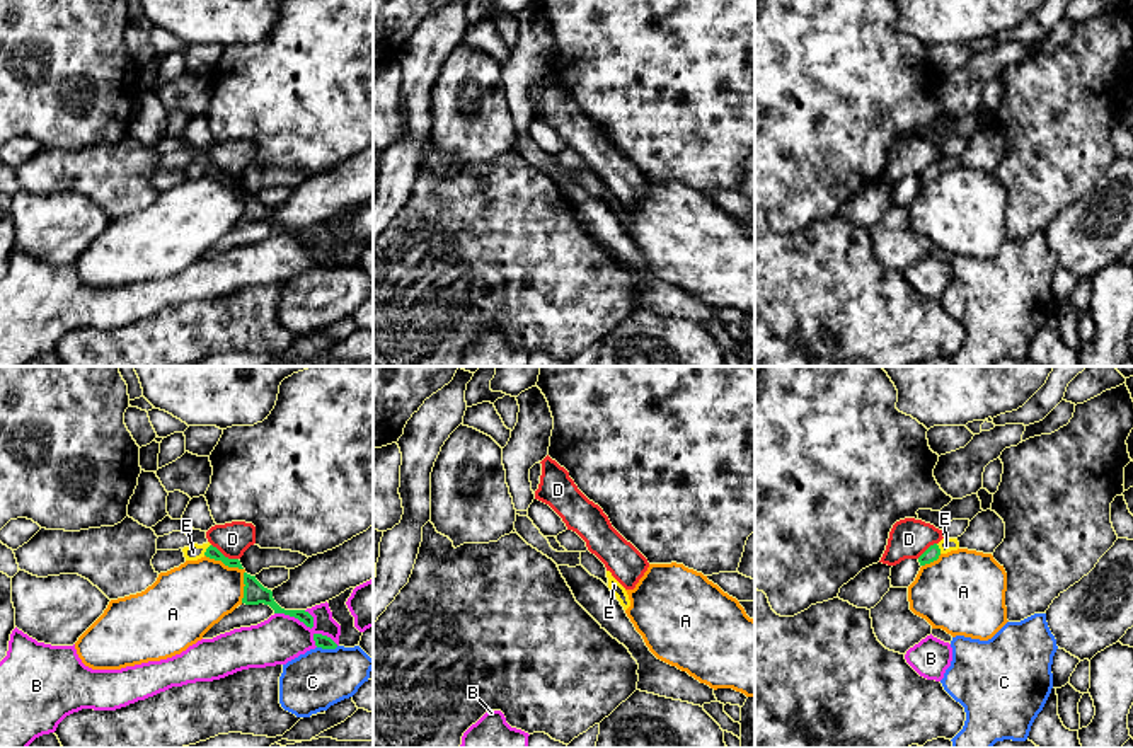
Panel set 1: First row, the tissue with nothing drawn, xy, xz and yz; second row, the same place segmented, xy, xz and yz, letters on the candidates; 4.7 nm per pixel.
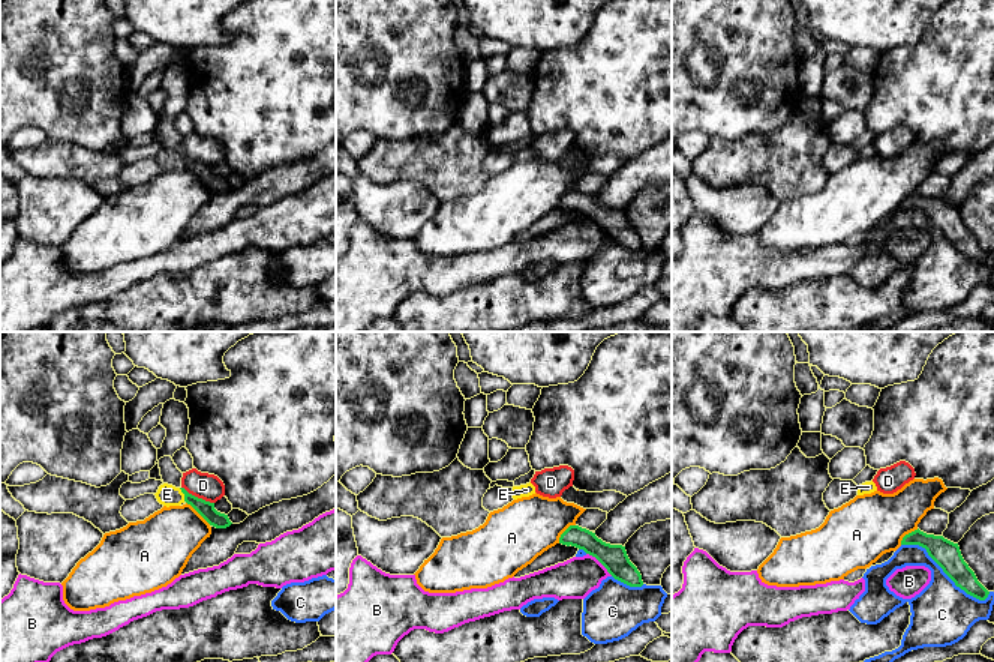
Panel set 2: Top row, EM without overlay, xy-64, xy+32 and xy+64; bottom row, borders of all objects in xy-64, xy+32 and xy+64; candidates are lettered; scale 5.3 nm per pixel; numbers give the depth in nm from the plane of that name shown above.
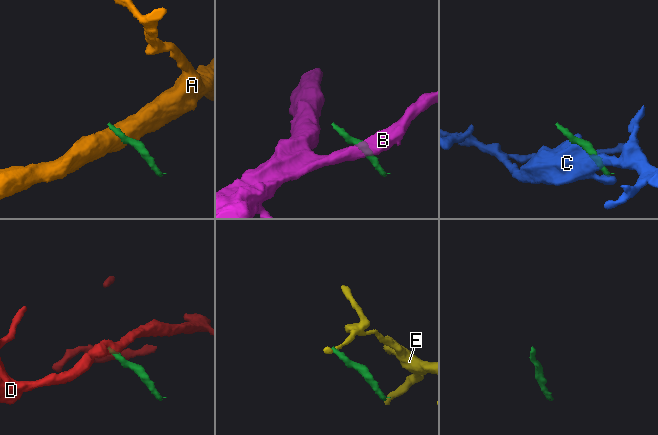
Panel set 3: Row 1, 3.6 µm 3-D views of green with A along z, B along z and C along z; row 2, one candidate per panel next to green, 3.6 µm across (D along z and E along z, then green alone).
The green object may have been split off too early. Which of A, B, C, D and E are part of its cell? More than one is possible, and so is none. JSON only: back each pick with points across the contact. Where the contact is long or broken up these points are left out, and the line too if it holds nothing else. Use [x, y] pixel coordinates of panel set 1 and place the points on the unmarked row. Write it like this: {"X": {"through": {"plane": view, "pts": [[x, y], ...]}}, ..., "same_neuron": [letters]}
{"same_neuron": []}

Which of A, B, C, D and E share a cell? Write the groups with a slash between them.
A / B / C / D / E

